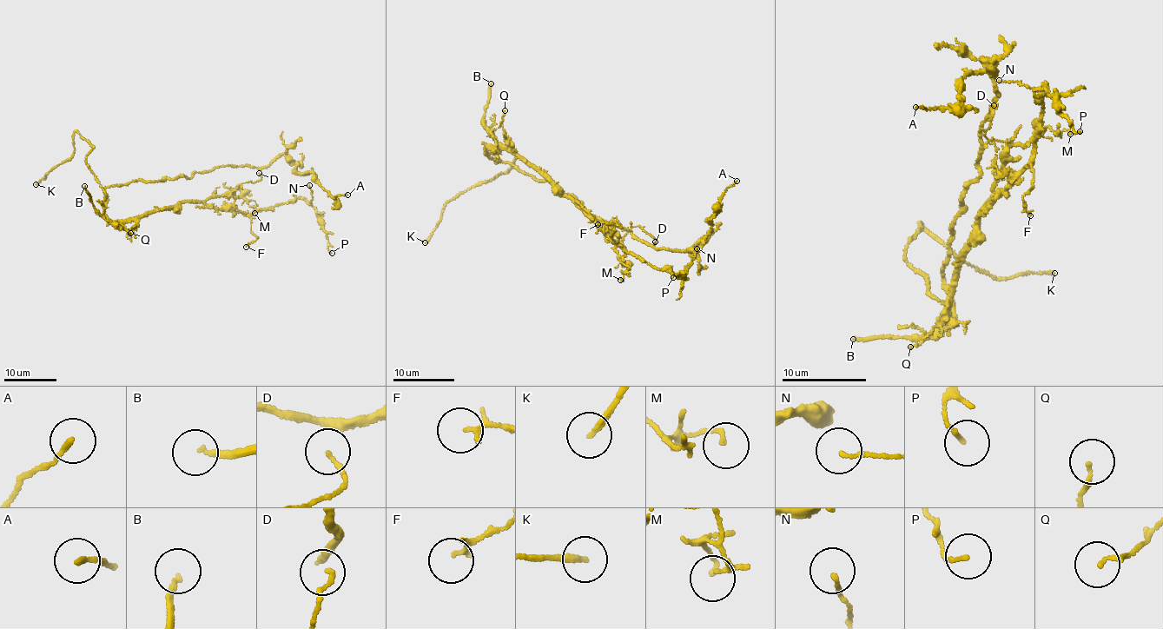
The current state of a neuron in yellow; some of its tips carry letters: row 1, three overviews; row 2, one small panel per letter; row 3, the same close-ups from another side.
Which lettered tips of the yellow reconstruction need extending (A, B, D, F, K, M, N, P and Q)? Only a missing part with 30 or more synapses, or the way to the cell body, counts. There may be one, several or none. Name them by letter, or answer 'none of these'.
K

